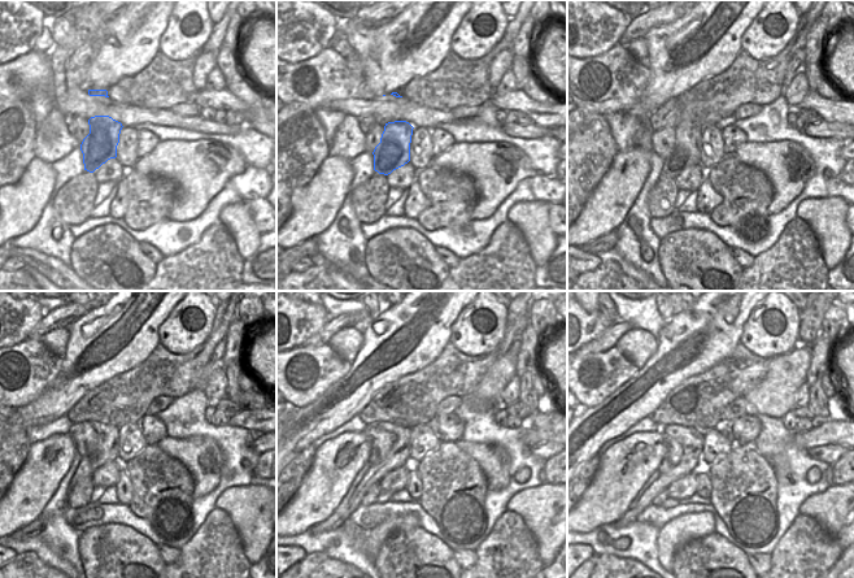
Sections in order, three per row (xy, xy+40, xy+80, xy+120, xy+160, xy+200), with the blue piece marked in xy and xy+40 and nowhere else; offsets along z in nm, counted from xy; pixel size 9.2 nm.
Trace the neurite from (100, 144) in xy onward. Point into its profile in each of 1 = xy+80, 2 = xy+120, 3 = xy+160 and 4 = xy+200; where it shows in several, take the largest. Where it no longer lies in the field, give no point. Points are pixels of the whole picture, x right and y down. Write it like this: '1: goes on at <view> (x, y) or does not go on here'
1: goes on at xy+80 (687, 151)
2: goes on at xy+120 (107, 448)
3: goes on at xy+160 (399, 453)
4: goes on at xy+200 (692, 440)

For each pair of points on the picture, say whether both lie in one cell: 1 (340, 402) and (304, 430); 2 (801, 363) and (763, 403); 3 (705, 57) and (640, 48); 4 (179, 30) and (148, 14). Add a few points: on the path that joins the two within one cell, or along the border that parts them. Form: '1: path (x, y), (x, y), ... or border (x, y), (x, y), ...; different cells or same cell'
1: path (331, 409), (313, 421); same cell
2: path (791, 373), (774, 392); same cell
3: border (643, 38), (648, 51), (646, 59); different cells
4: border (171, 13), (157, 50); different cells

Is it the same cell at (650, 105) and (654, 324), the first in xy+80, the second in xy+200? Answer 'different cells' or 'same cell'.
different cells

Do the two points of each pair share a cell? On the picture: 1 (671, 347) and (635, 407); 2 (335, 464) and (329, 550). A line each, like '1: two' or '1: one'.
1: one
2: two

